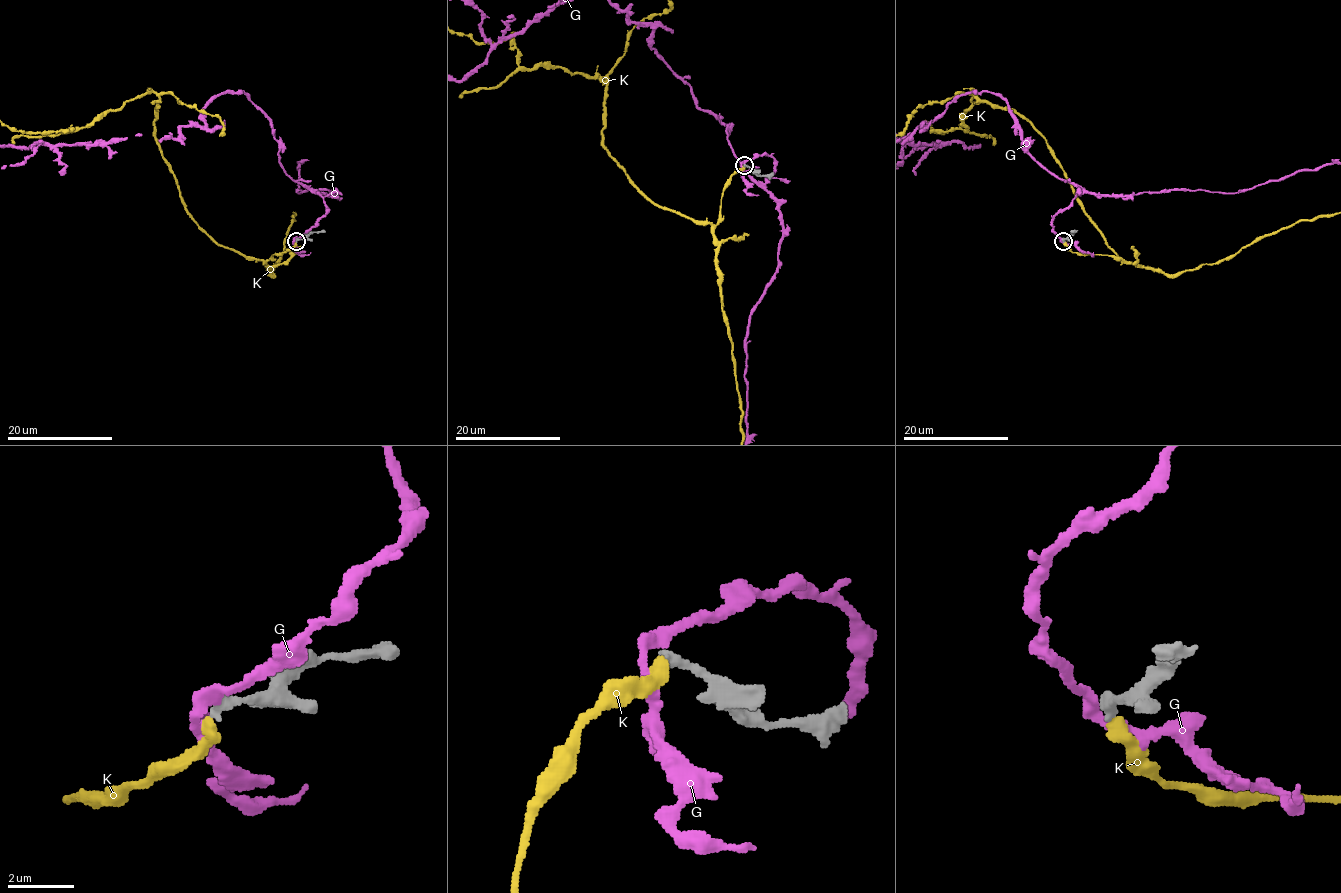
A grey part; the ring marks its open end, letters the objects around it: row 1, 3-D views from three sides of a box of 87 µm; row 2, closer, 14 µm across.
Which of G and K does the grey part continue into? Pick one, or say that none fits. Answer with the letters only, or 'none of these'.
none of these

